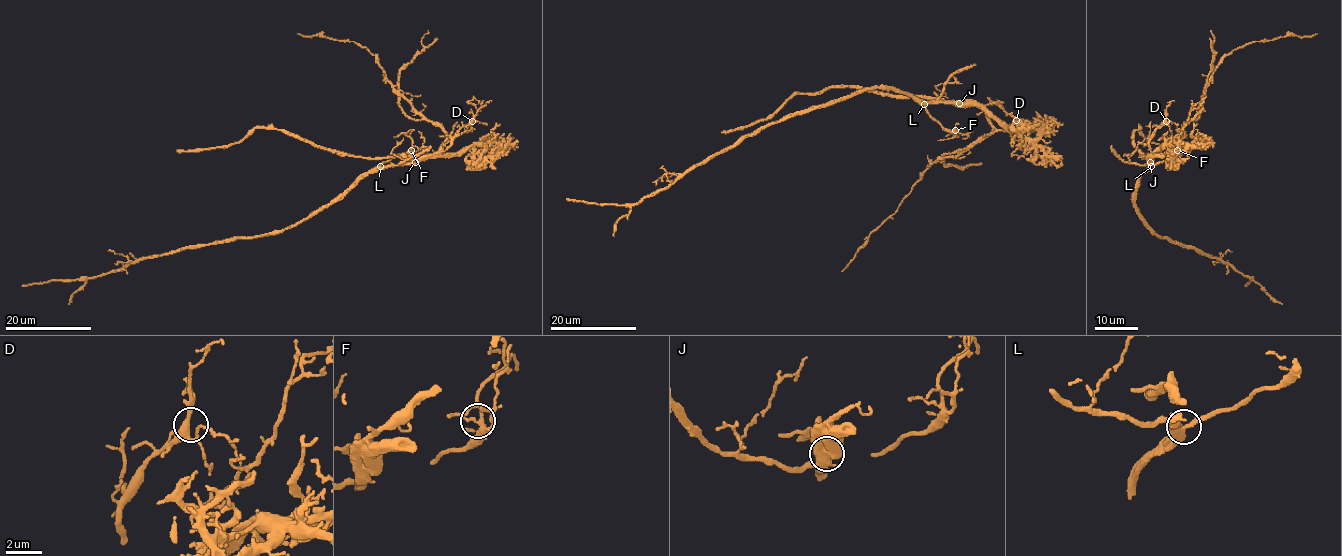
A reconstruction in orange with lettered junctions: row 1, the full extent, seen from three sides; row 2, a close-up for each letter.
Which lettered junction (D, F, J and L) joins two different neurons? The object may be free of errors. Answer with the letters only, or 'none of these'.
J

